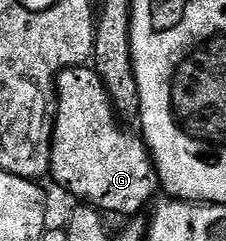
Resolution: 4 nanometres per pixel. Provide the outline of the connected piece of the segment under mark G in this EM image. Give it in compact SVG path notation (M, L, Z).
M92 66L68 67L66 71L61 71L57 75L57 120L53 126L51 179L59 186L66 187L77 201L95 207L102 213L110 216L140 216L137 214L159 195L157 166L153 163L149 148L145 146L144 138L140 134L132 135L129 131L132 130L126 129L117 118L111 97L99 73L94 71Z

